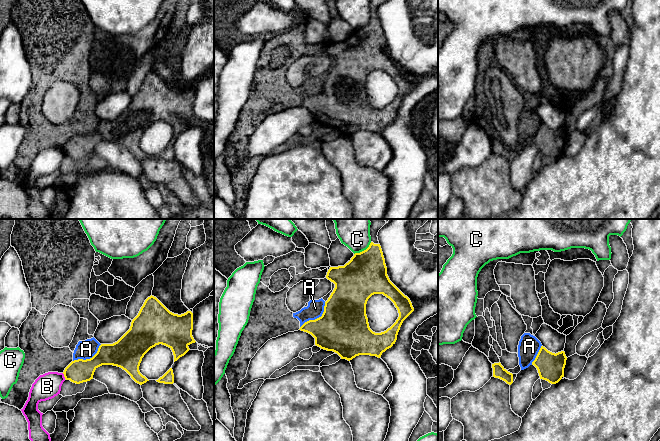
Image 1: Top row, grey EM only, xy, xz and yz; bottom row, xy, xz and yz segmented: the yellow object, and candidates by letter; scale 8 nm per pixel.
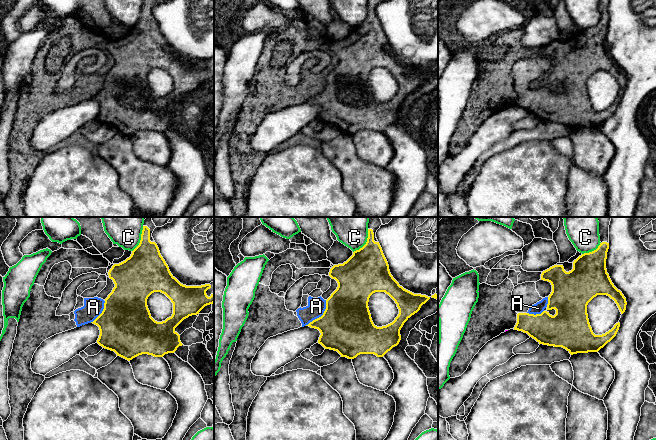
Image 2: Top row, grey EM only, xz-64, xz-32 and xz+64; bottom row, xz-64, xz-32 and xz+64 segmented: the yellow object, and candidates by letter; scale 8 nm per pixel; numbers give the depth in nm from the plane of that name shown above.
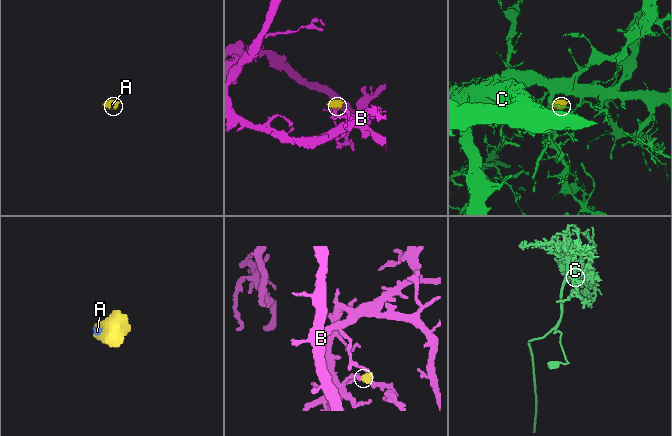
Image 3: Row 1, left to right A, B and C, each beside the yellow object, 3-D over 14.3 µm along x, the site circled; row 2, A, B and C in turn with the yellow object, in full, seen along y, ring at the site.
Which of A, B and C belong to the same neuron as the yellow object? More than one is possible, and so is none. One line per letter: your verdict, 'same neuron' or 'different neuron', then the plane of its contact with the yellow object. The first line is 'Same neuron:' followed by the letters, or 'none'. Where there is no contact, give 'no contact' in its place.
Same neuron: none
A: different neuron | xz
B: different neuron | xy
C: different neuron | xz

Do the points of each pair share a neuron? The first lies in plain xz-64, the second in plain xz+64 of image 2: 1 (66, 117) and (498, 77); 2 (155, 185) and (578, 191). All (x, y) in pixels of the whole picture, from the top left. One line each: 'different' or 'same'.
1: different
2: same

